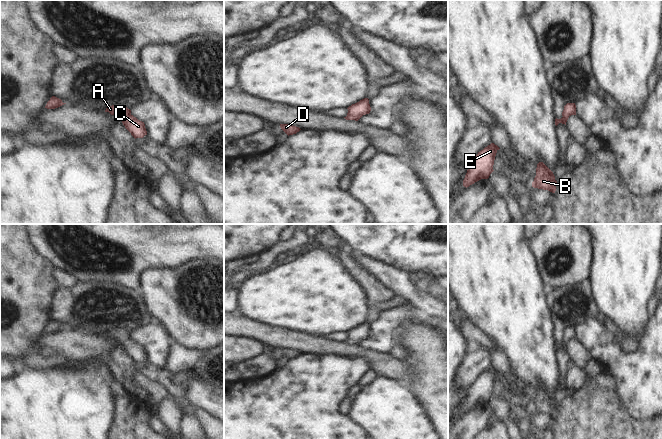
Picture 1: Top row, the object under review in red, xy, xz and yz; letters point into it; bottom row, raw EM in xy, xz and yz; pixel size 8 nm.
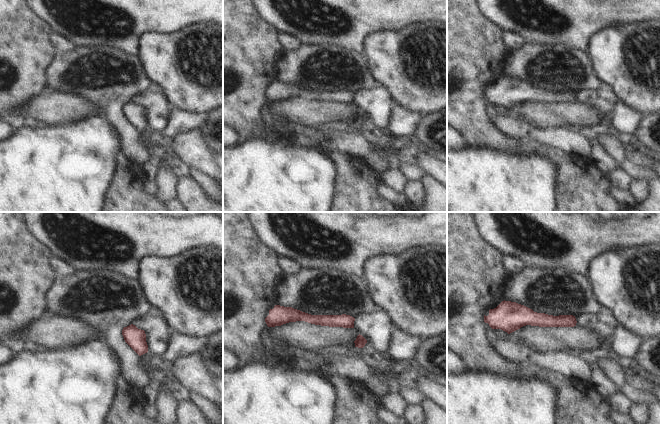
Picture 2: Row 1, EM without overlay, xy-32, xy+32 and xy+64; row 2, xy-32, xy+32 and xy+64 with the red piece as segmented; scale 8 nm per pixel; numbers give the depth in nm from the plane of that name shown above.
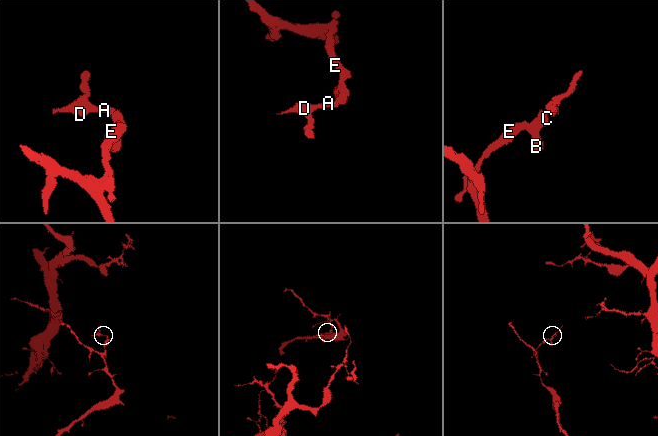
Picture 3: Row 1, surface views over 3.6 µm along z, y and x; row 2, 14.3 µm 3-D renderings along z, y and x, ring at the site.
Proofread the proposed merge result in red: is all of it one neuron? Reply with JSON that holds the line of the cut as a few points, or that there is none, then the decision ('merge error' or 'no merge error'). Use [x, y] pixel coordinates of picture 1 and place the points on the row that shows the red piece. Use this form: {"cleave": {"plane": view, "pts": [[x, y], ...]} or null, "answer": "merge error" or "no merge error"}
{"cleave": null, "answer": "no merge error"}

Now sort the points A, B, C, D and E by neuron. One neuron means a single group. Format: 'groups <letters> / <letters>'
groups A B C D E

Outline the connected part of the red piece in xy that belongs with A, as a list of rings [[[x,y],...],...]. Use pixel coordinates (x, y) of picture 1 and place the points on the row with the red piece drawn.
[[[112,105],[106,108],[105,112],[109,112],[111,115],[116,115],[122,120],[125,128],[136,138],[143,138],[147,135],[144,122],[138,120],[131,114],[131,110],[125,105]]]

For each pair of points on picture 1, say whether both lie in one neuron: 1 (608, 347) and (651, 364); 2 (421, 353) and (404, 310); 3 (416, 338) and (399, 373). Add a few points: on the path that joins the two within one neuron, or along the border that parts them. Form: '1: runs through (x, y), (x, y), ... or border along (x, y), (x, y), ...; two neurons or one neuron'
1: runs through (619, 358), (625, 364), (640, 364); one neuron
2: border along (423, 317), (409, 317), (398, 328), (396, 339); two neurons
3: border along (409, 365), (404, 383); two neurons

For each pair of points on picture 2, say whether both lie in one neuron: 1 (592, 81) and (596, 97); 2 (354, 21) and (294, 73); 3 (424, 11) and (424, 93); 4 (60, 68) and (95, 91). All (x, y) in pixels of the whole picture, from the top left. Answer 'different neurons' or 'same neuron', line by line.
1: different neurons
2: different neurons
3: different neurons
4: same neuron

